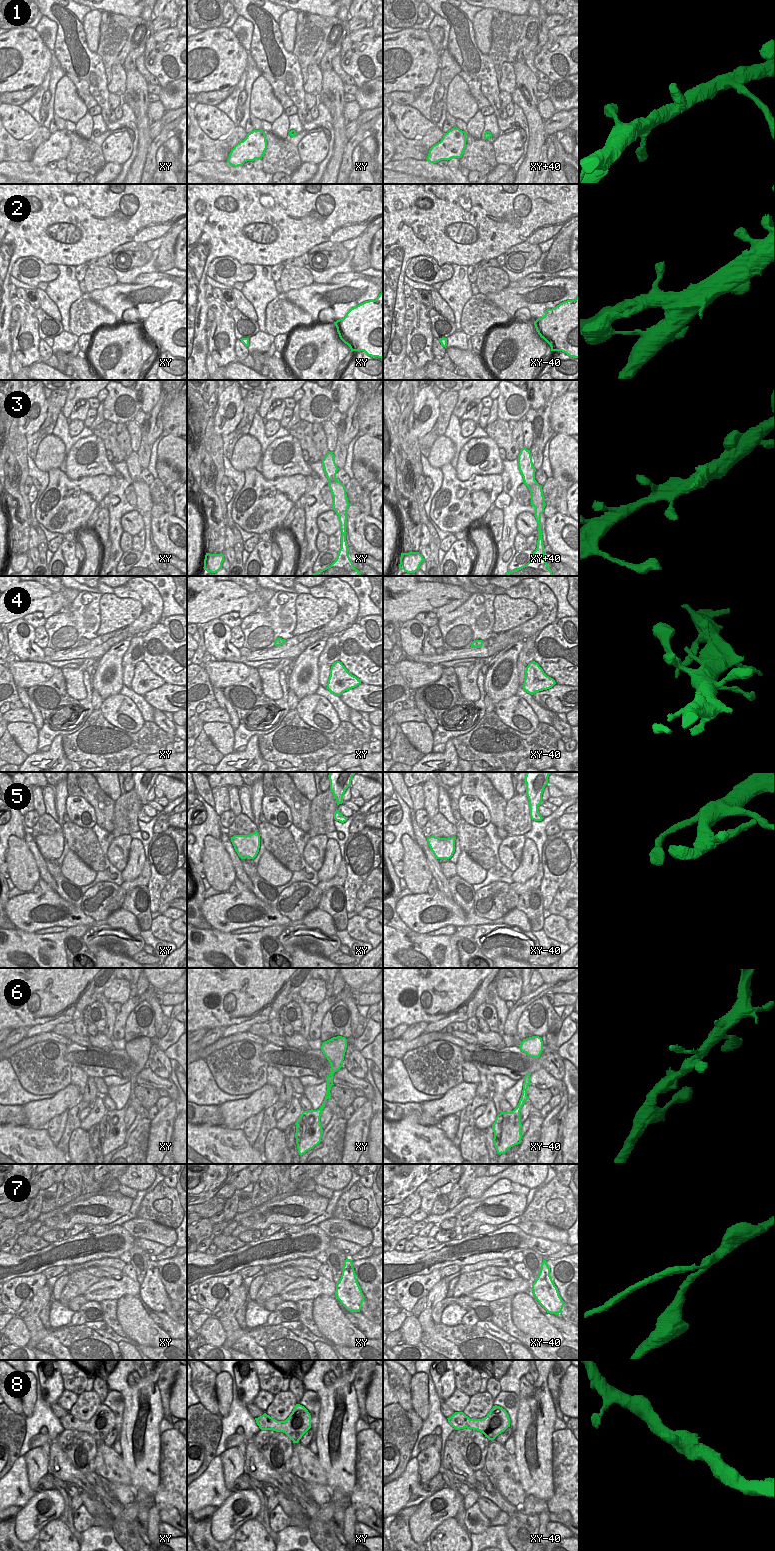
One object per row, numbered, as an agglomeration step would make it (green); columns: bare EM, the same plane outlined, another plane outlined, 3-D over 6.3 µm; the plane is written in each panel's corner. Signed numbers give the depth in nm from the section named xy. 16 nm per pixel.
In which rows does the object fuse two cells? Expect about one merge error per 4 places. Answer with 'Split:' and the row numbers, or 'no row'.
Split: 5

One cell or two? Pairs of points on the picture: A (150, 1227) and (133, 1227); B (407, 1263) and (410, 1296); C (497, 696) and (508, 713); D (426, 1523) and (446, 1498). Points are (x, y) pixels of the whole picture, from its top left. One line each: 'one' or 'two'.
A: one
B: two
C: two
D: one

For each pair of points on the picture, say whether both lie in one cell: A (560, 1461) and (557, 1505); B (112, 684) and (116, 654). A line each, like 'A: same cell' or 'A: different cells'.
A: same cell
B: same cell

